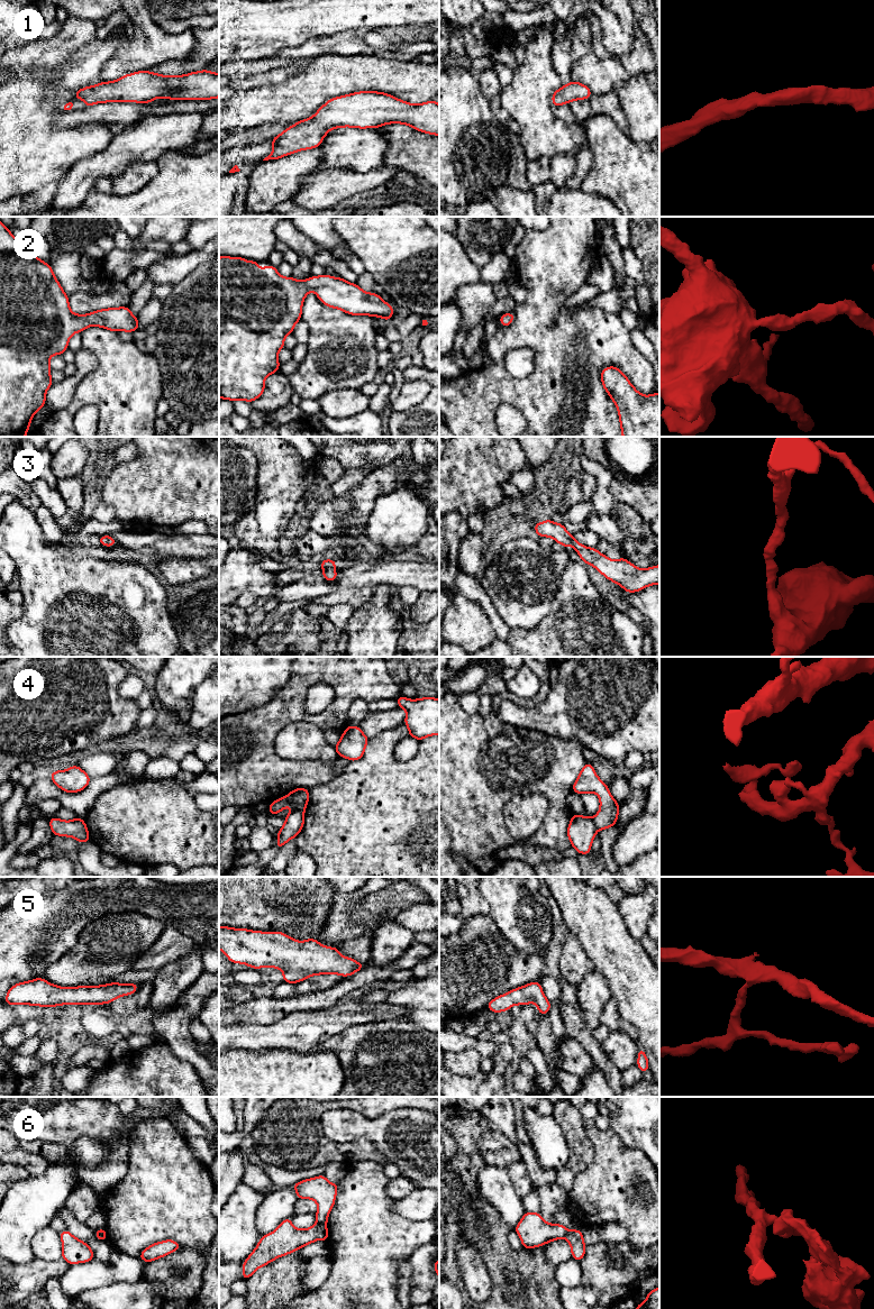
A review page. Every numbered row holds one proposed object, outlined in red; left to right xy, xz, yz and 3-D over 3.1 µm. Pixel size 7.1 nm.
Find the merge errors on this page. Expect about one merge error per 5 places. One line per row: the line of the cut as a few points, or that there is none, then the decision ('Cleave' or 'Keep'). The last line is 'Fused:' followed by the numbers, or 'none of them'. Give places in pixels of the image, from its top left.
1: No split. Keep
2: No split. Keep
3: No split. Keep
4: Split along xz (293, 809), (301, 809), (303, 812). Cleave
5: No split. Keep
6: Split along xz (317, 1221), (326, 1224). Cleave
Fused: 4, 6

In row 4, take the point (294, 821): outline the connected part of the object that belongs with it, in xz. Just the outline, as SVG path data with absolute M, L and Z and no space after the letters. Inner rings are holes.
M292 811L285 816L284 825L277 831L279 839L275 846L282 848L289 840L299 835L304 825L304 812Z

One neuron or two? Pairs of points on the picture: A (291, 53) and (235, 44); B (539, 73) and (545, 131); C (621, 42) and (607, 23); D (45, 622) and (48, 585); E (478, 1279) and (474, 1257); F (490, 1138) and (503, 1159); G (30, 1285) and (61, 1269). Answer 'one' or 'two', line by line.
A: two
B: one
C: one
D: one
E: one
F: one
G: one

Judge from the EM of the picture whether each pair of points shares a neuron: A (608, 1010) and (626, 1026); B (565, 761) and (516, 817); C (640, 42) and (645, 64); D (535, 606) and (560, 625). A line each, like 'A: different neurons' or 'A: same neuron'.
A: same neuron
B: different neurons
C: same neuron
D: different neurons

